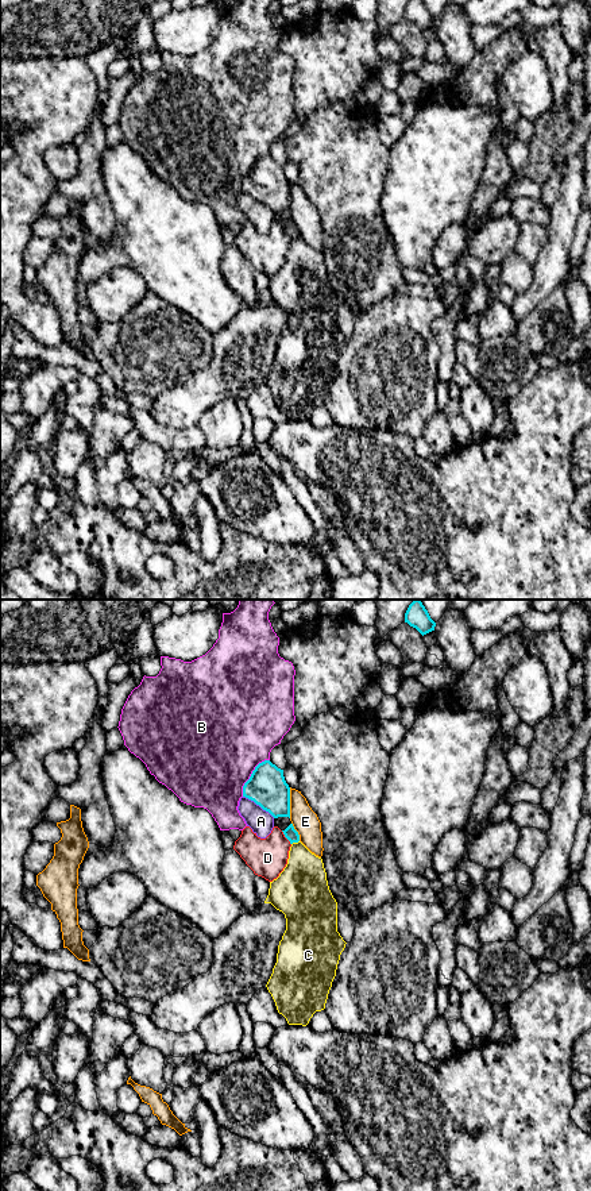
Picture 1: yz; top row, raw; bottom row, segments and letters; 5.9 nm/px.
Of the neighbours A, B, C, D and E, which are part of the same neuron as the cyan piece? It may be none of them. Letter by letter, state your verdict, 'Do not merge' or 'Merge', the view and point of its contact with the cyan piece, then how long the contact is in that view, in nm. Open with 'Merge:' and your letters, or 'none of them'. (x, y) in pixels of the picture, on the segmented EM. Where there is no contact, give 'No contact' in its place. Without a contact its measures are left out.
Merge: none of them
A: Do not merge. Touches cyan at yz (259, 805). Shared border 240 nm
B: Do not merge. Touches cyan at yz (251, 775). Shared border 280 nm
C: Do not merge. Touches cyan at yz (294, 841). Shared border 50 nm
D: Do not merge. Touches cyan at yz (285, 836). Shared border 110 nm
E: Do not merge. Touches cyan at yz (289, 802). Shared border 180 nm

